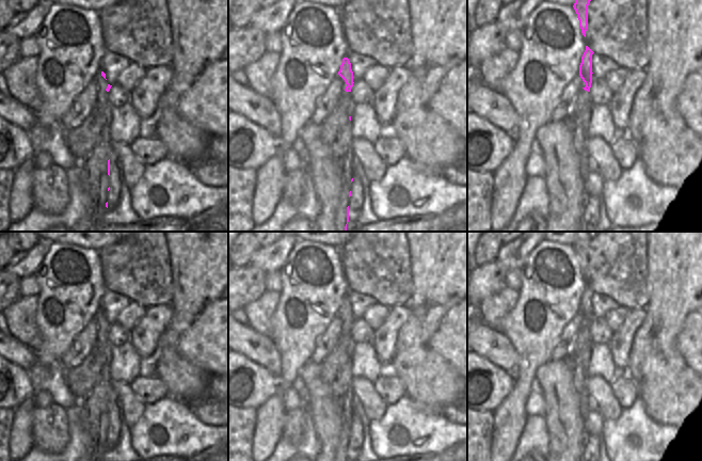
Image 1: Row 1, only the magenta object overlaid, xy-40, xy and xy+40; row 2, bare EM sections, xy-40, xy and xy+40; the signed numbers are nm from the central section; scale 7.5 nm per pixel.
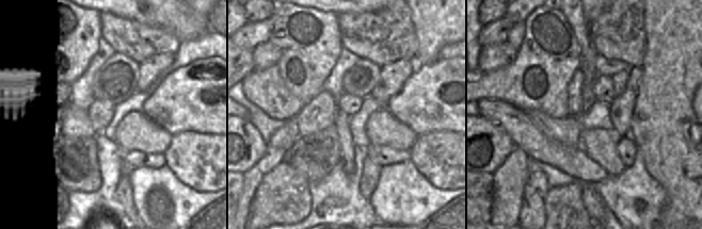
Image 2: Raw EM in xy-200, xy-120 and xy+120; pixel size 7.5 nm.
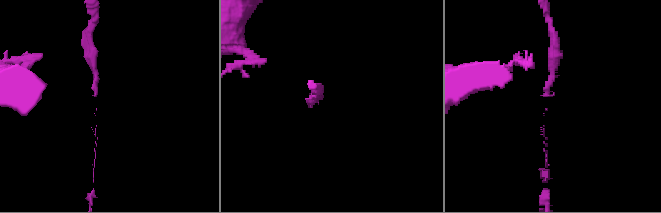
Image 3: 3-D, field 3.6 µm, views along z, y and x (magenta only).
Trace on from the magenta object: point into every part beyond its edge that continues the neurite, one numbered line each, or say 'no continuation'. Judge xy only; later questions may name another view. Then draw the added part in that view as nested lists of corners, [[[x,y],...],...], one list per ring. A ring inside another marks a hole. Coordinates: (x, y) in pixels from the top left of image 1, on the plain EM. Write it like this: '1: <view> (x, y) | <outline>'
1: xy (341, 391) | [[[349,354],[340,366],[336,379],[332,383],[332,396],[338,409],[340,417],[340,436],[336,449],[336,461],[347,461],[347,446],[349,444],[349,431],[351,429],[351,418],[353,416],[353,390],[351,387],[351,360]]]

